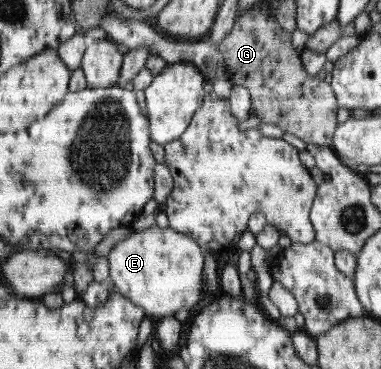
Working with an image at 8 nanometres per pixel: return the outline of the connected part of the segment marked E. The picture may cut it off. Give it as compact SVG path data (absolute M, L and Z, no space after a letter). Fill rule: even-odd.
M155 225L143 232L133 230L130 236L126 240L120 240L107 256L110 267L109 282L121 296L140 306L149 316L168 317L182 308L190 311L206 296L203 289L204 250L189 235L175 232L172 228L159 228Z

